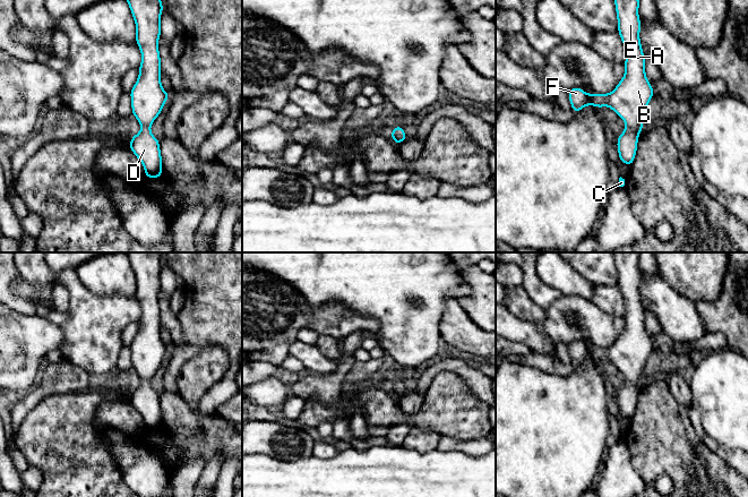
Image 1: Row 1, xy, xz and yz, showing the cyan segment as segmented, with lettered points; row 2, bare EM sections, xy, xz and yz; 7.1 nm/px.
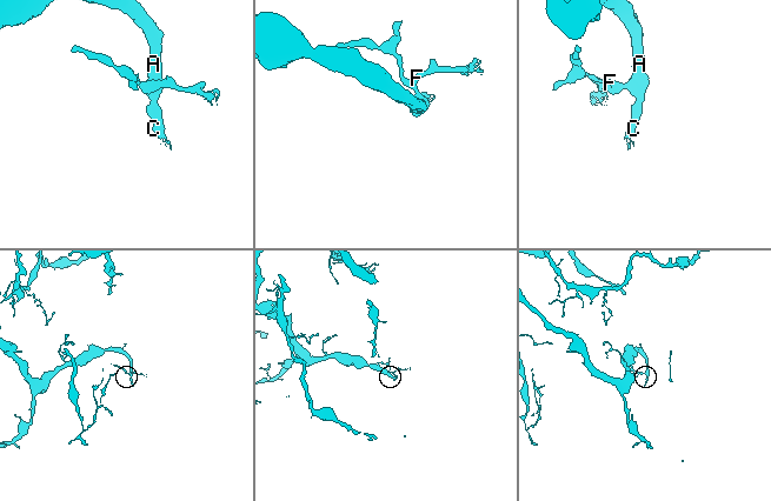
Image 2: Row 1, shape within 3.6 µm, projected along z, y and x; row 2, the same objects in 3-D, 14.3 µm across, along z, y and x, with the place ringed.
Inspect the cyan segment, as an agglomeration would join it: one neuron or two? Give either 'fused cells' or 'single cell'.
single cell

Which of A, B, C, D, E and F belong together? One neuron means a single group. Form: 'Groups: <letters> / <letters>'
Groups: A B C D E F

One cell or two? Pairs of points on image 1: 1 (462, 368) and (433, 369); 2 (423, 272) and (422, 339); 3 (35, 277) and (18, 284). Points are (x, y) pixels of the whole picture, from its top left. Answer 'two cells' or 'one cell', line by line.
1: one cell
2: one cell
3: two cells

